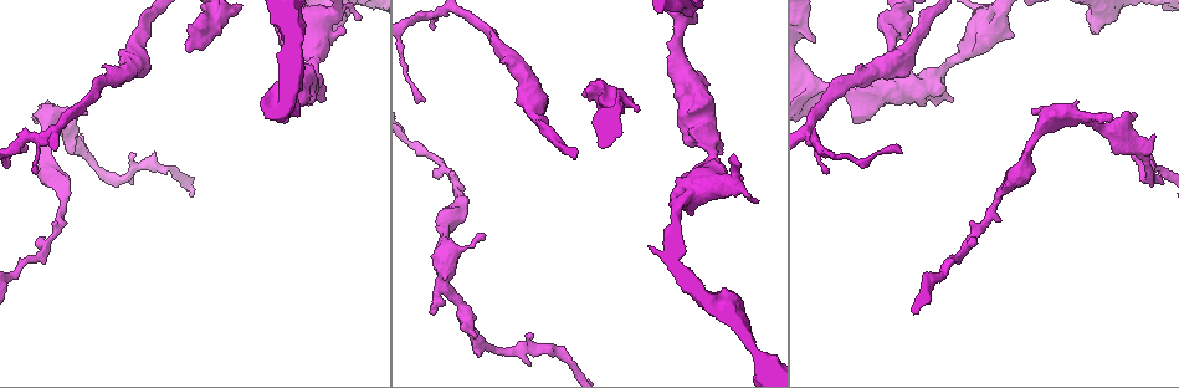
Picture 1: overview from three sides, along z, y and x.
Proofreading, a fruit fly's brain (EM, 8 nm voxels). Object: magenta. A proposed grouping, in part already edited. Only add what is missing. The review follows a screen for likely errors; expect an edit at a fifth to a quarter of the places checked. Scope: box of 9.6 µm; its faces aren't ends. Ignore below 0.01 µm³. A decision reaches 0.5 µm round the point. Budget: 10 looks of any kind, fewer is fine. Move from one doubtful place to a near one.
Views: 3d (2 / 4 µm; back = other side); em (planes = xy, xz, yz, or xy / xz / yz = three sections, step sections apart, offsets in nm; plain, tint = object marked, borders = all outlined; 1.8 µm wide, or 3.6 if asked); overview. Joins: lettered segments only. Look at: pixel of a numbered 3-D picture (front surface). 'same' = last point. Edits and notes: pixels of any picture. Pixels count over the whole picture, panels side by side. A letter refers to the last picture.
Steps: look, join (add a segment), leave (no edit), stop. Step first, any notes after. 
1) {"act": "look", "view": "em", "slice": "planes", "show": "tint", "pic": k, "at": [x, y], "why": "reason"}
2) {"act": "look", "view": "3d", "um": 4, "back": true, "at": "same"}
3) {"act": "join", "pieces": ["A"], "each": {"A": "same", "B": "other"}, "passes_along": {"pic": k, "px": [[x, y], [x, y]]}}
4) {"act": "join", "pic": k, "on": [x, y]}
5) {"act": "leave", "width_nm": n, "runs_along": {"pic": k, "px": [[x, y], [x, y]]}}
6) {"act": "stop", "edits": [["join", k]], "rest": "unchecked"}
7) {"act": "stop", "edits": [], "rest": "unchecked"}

{"act": "look", "view": "3d", "um": 2, "pic": 1, "at": [25, 144], "why": "tapers out"}

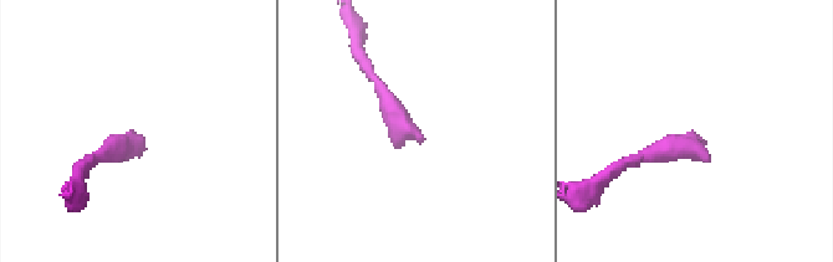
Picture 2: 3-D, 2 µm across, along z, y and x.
{"act": "look", "view": "em", "slice": "planes", "show": "borders", "pic": 2, "at": [700, 137], "why": "need the tissue"}

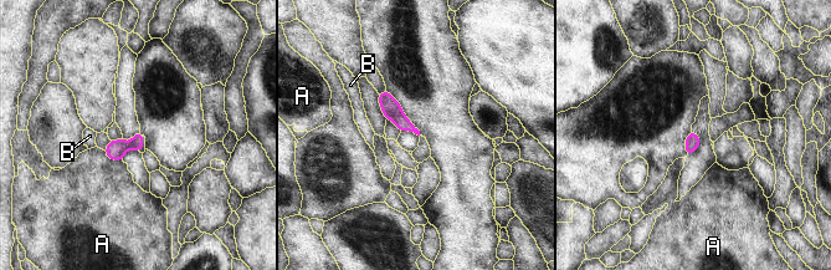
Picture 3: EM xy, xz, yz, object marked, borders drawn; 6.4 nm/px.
{"act": "leave", "each": {"A": "other", "B": "other"}, "found": "none of them fits"}

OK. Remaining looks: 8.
{"act": "look", "view": "em", "um": 3.6, "slice": "xy", "step": 16, "show": "tint", "pic": 1, "at": [187, 51], "why": "free end"}

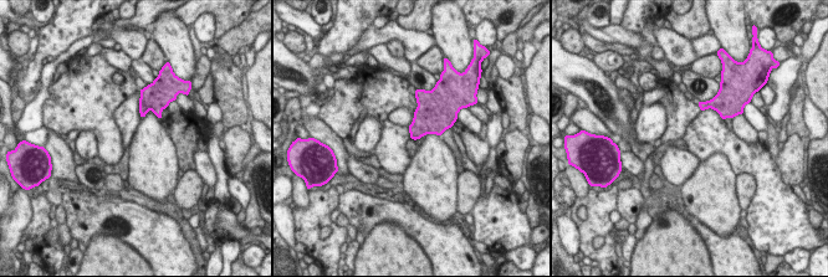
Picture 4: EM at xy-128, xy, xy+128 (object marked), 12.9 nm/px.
{"act": "look", "view": "em", "um": 3.6, "slice": "planes", "show": "borders", "at": "same"}

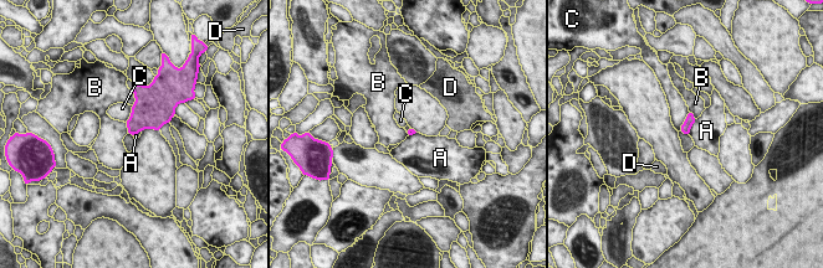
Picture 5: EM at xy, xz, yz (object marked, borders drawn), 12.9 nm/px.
{"act": "leave", "each": {"A": "other", "B": "other", "C": "other", "D": "other"}, "border": {"pic": 5, "px": [[680, 130], [688, 134]]}, "found": "none of them fits"}

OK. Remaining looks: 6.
{"act": "look", "view": "em", "um": 3.6, "slice": "xz", "step": 4, "show": "tint", "pic": 1, "at": [1098, 30], "why": "an open end"}

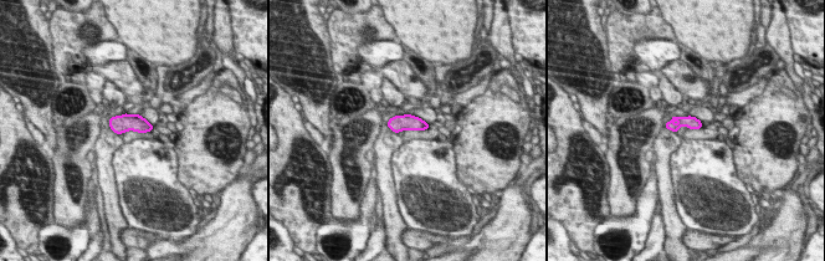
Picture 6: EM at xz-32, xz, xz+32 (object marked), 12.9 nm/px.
{"act": "look", "view": "em", "um": 3.6, "slice": "planes", "show": "borders", "at": "same", "why": "another direction"}

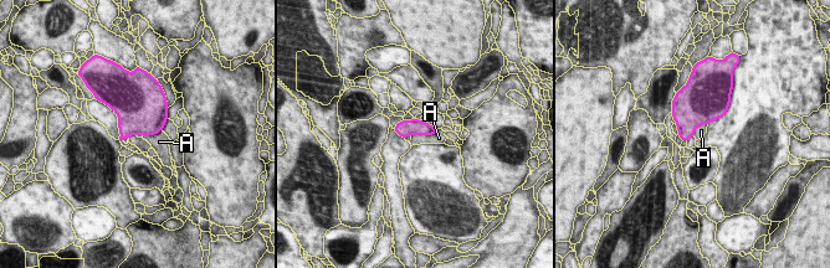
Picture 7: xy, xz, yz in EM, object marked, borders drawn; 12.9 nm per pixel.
{"act": "leave", "width_nm": 220, "each": {"A": "other"}, "border": {"pic": 7, "px": [[436, 129], [431, 134], [411, 135]]}, "found": "no lettered segment goes on from it"}

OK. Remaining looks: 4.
{"act": "look", "view": "em", "um": 3.6, "slice": "planes", "show": "plain", "pic": 1, "at": [133, 156], "why": "an open end"}

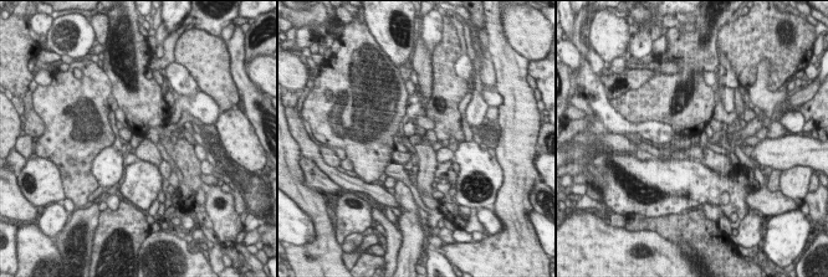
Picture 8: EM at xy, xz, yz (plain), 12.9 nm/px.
{"act": "look", "view": "em", "um": 3.6, "slice": "planes", "show": "tint", "at": "same"}

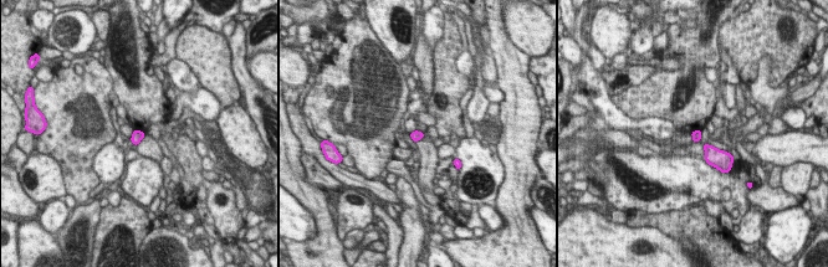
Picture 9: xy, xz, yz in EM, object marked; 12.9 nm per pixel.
{"act": "look", "view": "em", "um": 3.6, "slice": "planes", "show": "borders", "at": "same"}

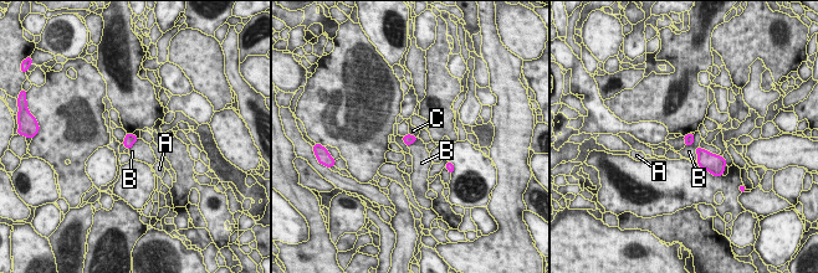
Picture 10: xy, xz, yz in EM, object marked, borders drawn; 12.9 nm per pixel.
{"act": "leave", "each": {"A": "other", "B": "other", "C": "other"}, "border": {"pic": 10, "px": [[694, 135], [694, 140], [685, 145]]}, "found": "no lettered segment goes on from it"}

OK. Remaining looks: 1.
{"act": "stop", "edits": [], "rest": "unchecked"}

